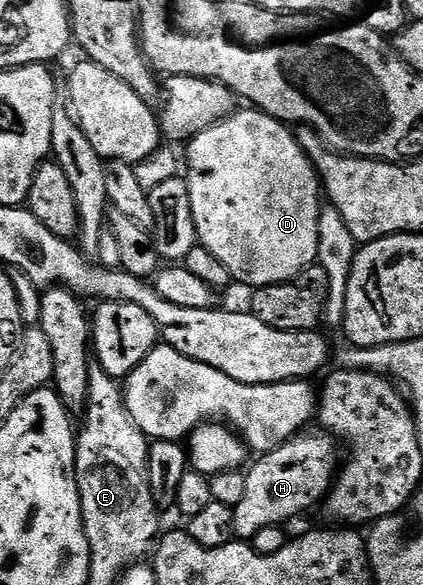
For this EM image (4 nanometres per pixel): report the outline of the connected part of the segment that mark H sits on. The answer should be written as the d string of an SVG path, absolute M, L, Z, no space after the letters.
M320 433L321 435L317 436L305 434L298 434L282 447L264 452L258 458L261 460L253 468L248 468L245 476L247 486L243 498L239 501L239 505L232 507L233 516L235 517L233 534L238 540L252 541L255 533L259 533L259 529L288 524L288 519L303 514L312 503L320 504L325 496L329 494L339 474L339 459L337 463L338 440L328 433Z

